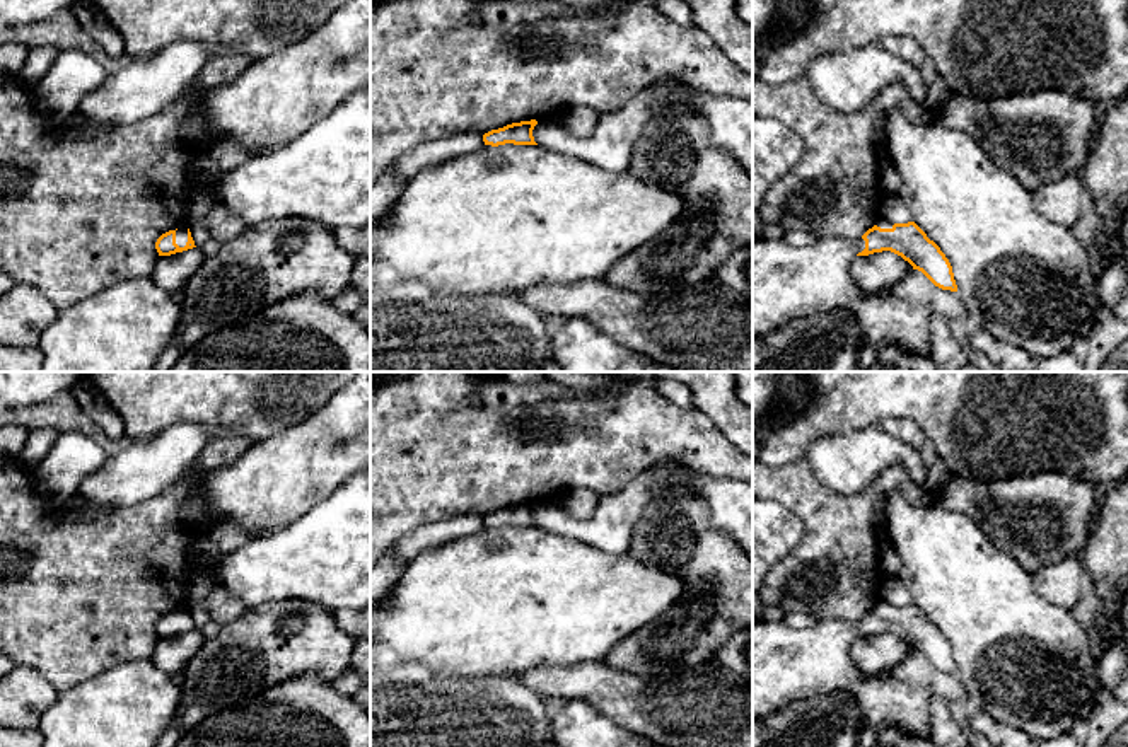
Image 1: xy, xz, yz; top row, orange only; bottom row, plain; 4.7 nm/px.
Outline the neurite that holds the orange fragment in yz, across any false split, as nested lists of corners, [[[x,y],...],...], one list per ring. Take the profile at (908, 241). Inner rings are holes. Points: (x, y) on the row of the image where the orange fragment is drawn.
[[[879,217],[860,239],[819,239],[795,247],[785,240],[753,240],[753,338],[829,310],[848,312],[862,346],[894,346],[930,355],[932,312],[877,292],[867,293],[850,276],[857,256],[891,251],[922,271],[935,287],[957,292],[952,266],[940,247],[915,223]]]

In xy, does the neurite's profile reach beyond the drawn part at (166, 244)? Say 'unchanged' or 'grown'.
grown

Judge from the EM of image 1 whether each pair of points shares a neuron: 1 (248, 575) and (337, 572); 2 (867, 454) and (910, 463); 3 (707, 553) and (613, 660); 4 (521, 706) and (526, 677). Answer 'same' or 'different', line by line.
1: same
2: same
3: same
4: different

